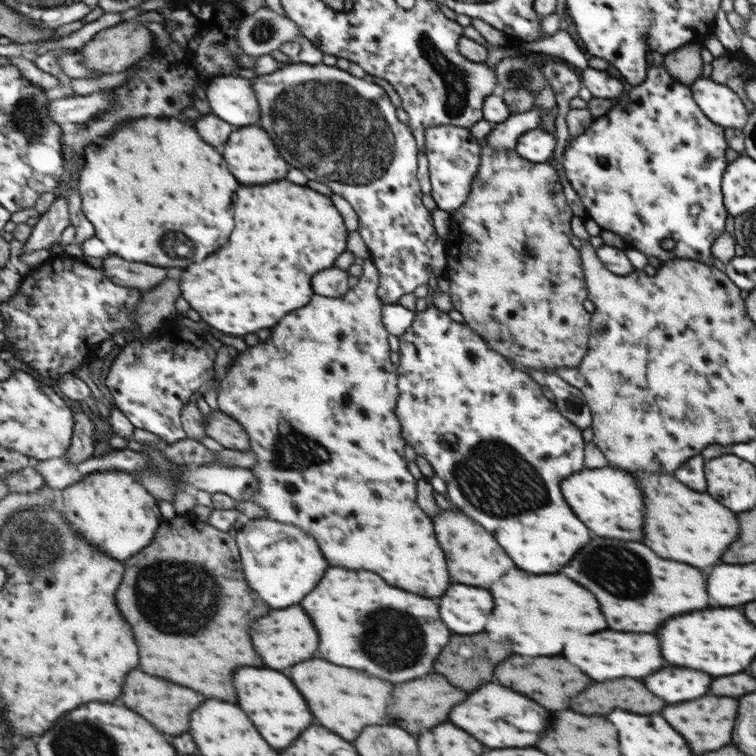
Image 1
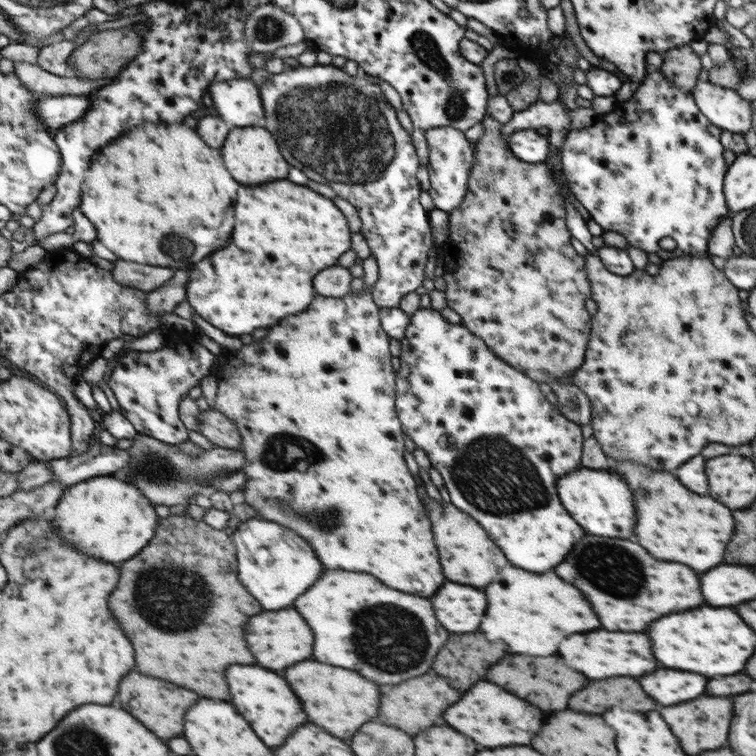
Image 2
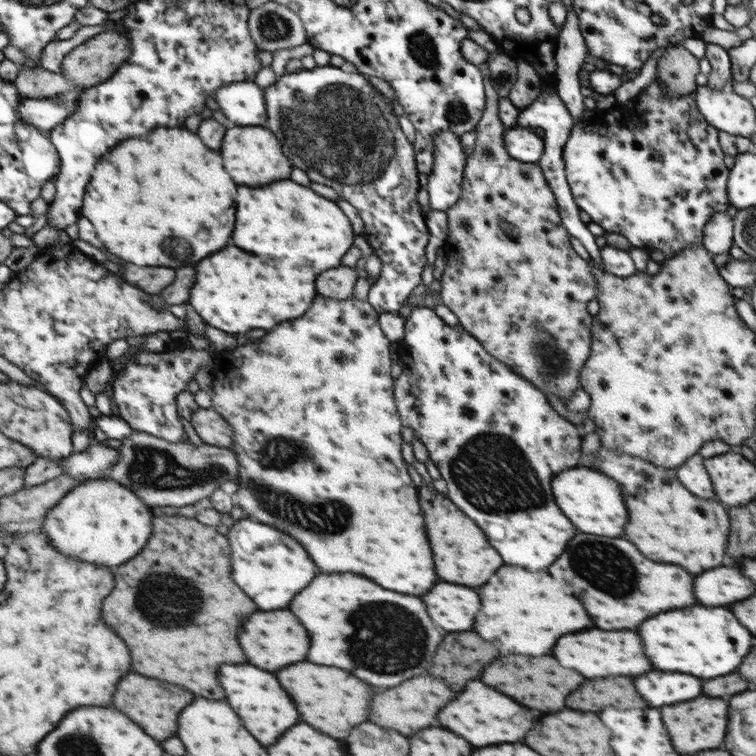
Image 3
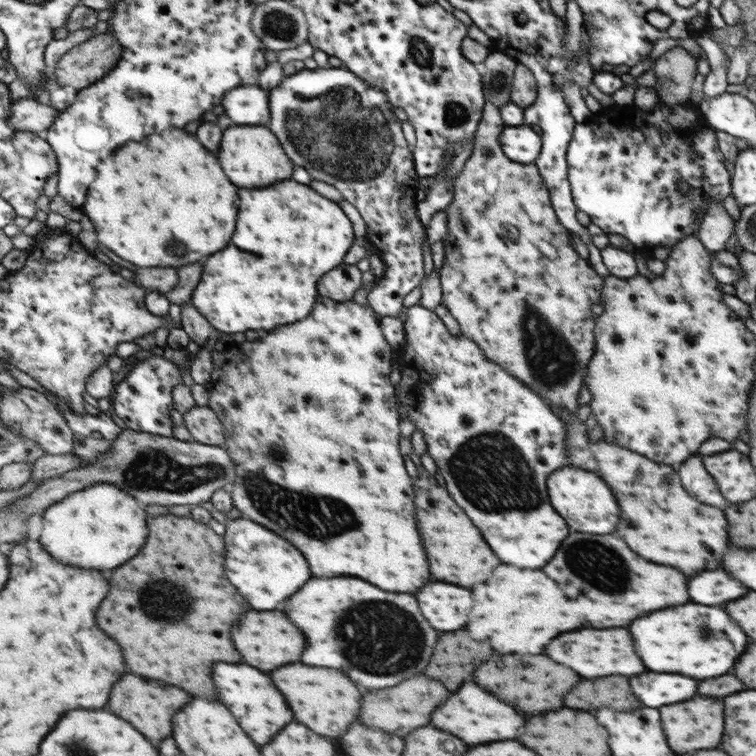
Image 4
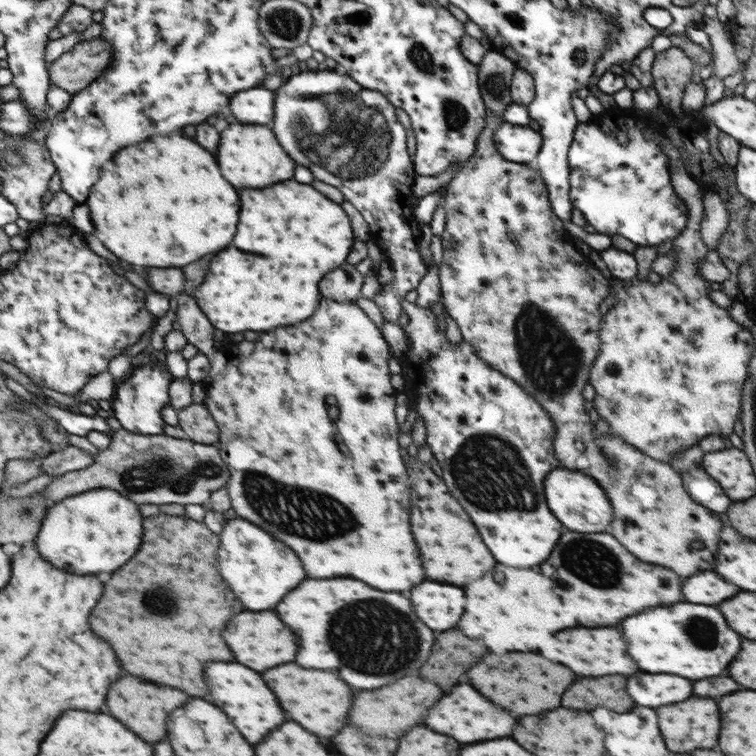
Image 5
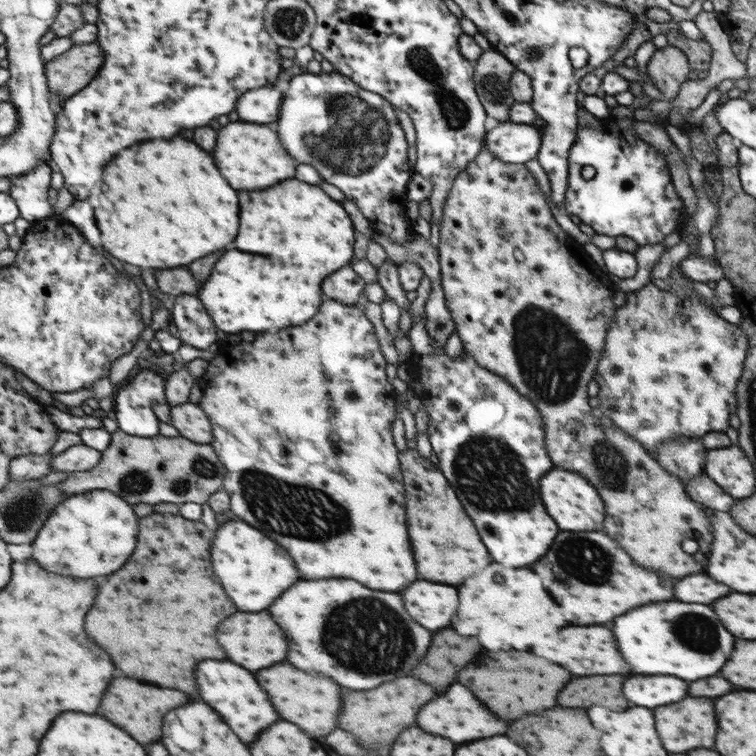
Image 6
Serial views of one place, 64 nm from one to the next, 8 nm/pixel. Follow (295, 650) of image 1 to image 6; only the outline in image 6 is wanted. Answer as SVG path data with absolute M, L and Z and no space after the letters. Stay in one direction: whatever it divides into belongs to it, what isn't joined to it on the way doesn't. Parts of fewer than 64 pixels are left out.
M265 610L257 612L257 614L237 612L237 614L229 616L219 626L217 640L225 648L231 662L237 662L239 666L245 666L245 670L253 670L253 672L281 662L287 652L287 642L283 640L281 630L277 628L277 624L269 618L269 614Z

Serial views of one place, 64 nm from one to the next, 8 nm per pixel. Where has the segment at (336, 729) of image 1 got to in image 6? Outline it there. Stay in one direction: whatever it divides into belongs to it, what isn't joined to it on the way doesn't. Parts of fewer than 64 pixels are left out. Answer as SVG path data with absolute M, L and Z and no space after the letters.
M287 662L269 666L255 674L265 694L269 694L269 702L273 702L273 708L277 710L277 714L281 714L283 720L297 722L297 726L301 726L301 730L305 730L305 734L309 734L311 738L325 736L335 728L335 714L339 708L339 686L335 682L329 682L329 678L317 674L295 670Z

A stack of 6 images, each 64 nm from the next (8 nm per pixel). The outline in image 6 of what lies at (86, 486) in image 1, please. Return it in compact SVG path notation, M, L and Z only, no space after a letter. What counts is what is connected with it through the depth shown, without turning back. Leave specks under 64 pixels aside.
M92 490L86 493L79 493L76 495L68 496L49 516L47 522L43 525L43 528L39 531L39 536L33 544L33 558L41 564L41 568L47 568L49 572L55 572L55 574L61 574L61 576L67 576L67 578L99 578L99 576L108 577L113 575L119 569L125 566L125 563L129 560L129 557L132 557L135 549L137 548L137 543L140 540L140 518L135 515L133 512L132 504L121 498L121 495L111 492L111 490Z

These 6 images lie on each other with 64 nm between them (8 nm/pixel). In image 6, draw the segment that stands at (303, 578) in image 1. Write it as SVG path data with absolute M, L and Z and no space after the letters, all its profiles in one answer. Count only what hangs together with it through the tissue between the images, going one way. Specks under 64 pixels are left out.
M241 519L218 527L212 552L215 574L221 578L227 596L237 604L239 612L265 610L285 588L297 580L297 570L287 552L259 534L259 530L243 524Z

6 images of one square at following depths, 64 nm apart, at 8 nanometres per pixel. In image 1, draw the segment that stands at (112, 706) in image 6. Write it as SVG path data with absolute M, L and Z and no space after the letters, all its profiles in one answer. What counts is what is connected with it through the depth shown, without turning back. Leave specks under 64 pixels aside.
M133 670L133 674L129 674L129 678L125 680L125 690L121 700L125 706L129 706L131 710L137 710L143 718L153 722L153 726L157 726L157 730L161 730L163 734L181 736L183 732L189 730L189 716L195 708L201 706L205 696L185 686L177 686L169 680L155 678L141 670Z

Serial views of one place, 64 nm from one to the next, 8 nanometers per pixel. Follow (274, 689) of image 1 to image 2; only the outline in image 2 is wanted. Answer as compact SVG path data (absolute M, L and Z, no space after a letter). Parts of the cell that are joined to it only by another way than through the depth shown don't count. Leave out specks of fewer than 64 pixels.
M229 666L227 682L231 688L233 704L241 714L245 714L245 720L249 726L253 726L255 734L261 734L261 742L265 746L279 746L299 724L305 722L305 714L299 708L297 698L287 688L281 676L275 676L275 672L263 670L259 666Z

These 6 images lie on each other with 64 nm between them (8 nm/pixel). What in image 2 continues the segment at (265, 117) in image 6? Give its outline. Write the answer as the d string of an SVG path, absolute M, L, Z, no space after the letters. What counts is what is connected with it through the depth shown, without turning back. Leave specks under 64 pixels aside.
M233 80L213 86L213 100L221 116L235 126L253 126L263 118L260 94L253 82Z

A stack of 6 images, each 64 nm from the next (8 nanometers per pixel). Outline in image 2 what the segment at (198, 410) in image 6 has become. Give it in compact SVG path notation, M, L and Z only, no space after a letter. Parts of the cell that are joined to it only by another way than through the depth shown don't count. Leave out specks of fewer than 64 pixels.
M210 408L199 413L200 434L217 447L226 449L241 448L241 434L237 424L229 420L221 411Z

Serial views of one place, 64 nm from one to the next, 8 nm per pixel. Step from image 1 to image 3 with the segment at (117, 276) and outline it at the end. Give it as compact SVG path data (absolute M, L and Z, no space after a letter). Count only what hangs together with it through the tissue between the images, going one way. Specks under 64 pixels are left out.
M127 264L125 278L139 286L141 290L149 294L159 295L167 286L175 282L175 270L173 268L157 268L157 266L133 266Z

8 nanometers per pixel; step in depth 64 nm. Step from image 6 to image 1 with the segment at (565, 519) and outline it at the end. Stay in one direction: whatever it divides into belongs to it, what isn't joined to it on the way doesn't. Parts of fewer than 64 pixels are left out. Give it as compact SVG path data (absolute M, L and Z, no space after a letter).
M613 466L592 468L577 471L561 481L561 494L565 494L565 502L573 506L573 514L589 526L601 538L617 538L617 540L639 540L641 538L641 490L637 490L637 482L631 474Z

